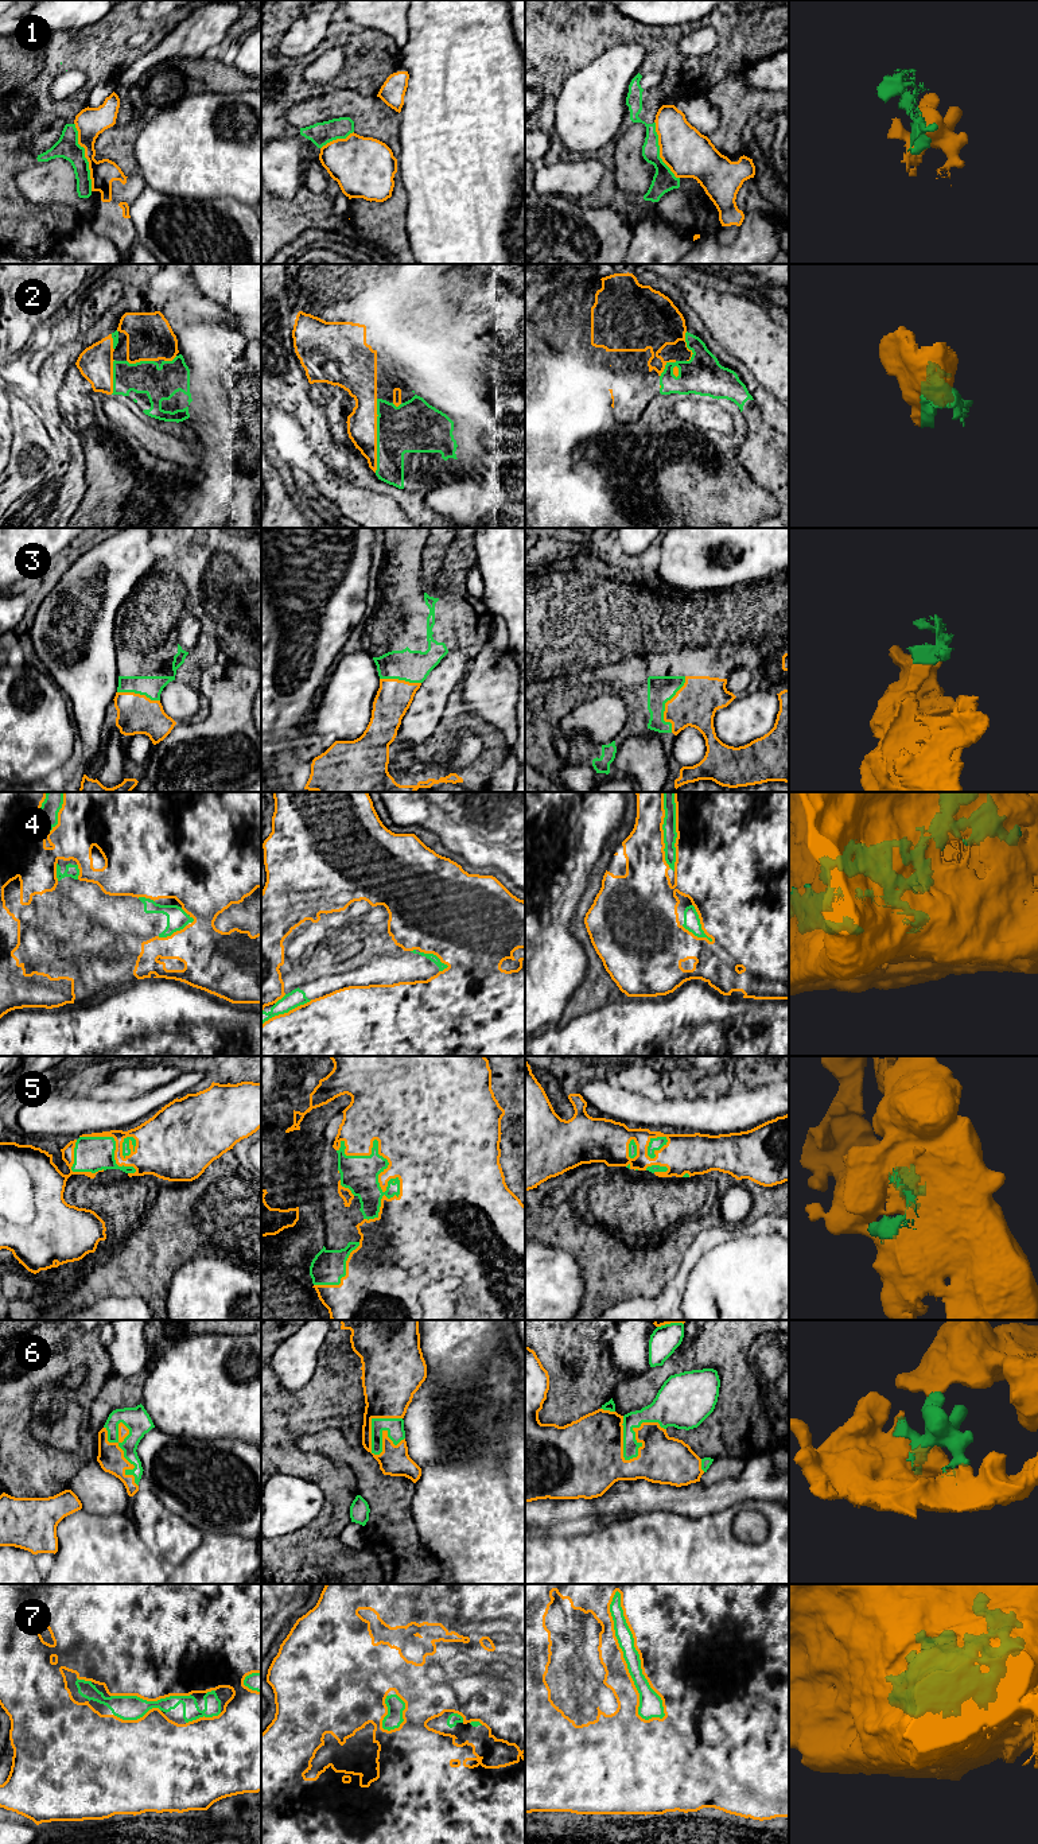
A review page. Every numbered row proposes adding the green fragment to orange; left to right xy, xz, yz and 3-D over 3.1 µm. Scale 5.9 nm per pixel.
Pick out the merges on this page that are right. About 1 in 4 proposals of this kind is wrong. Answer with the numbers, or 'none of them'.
2, 3, 4, 5, 6, 7

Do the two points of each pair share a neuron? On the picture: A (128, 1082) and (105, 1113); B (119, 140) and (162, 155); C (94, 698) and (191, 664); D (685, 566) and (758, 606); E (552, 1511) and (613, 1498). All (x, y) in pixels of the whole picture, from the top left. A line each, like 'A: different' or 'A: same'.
A: different
B: different
C: different
D: different
E: same

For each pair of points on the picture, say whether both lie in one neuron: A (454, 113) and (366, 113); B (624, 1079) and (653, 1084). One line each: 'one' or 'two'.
A: two
B: one

